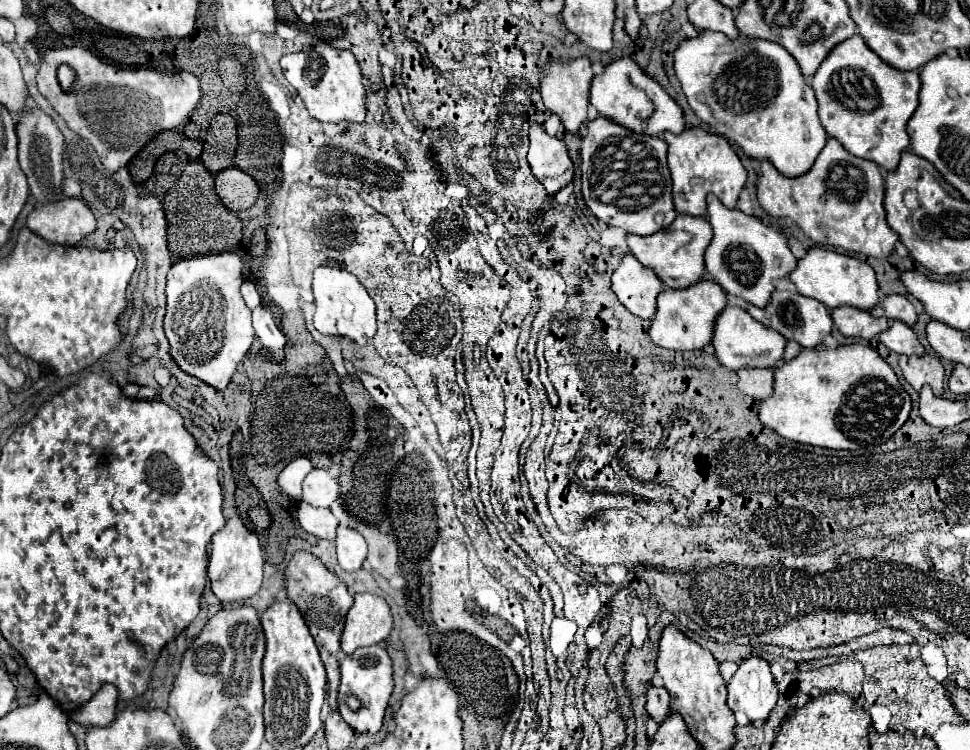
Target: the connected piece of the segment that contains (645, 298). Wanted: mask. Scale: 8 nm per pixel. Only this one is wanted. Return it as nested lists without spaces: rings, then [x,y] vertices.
[[[626,254],[612,274],[612,290],[632,314],[650,320],[656,312],[656,298],[662,292],[662,282],[632,254]]]

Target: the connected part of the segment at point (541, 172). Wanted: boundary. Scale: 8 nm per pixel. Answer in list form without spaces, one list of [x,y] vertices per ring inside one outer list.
[[[538,124],[530,126],[528,162],[534,176],[544,184],[550,196],[554,196],[574,178],[574,164],[568,156],[566,144],[556,136],[548,136]]]

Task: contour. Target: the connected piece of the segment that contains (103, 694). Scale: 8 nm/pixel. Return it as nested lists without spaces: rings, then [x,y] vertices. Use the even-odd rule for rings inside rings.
[[[106,684],[88,704],[84,704],[78,712],[70,714],[70,718],[82,728],[106,726],[114,720],[116,700],[118,700],[118,690],[112,684]]]

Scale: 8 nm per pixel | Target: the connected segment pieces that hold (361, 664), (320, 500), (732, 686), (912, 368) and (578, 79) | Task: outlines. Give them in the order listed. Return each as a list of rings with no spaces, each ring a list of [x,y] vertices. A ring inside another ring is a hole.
[[[368,646],[358,648],[354,654],[342,656],[340,660],[340,692],[338,692],[338,708],[342,718],[360,734],[376,734],[382,728],[384,712],[388,708],[390,694],[394,690],[394,678],[392,678],[392,660],[384,646]],[[354,698],[358,708],[350,706],[348,700]]]
[[[312,470],[302,484],[302,502],[312,506],[330,508],[330,504],[341,495],[340,482],[328,472]]]
[[[758,656],[744,660],[740,664],[738,672],[728,682],[728,708],[734,712],[736,710],[744,712],[752,722],[754,720],[766,720],[770,716],[772,708],[776,706],[776,700],[778,700],[778,686],[770,674],[770,664]]]
[[[924,354],[924,356],[900,356],[900,368],[904,378],[920,390],[924,384],[930,384],[936,396],[944,392],[944,366],[938,356]]]
[[[576,58],[576,60],[570,60],[568,64],[554,66],[556,70],[552,68],[552,64],[554,62],[550,62],[542,70],[542,80],[540,80],[542,100],[550,112],[554,112],[562,118],[562,124],[570,134],[578,134],[580,126],[586,122],[586,110],[590,106],[590,100],[588,100],[590,98],[590,82],[594,78],[592,64],[588,58]]]

